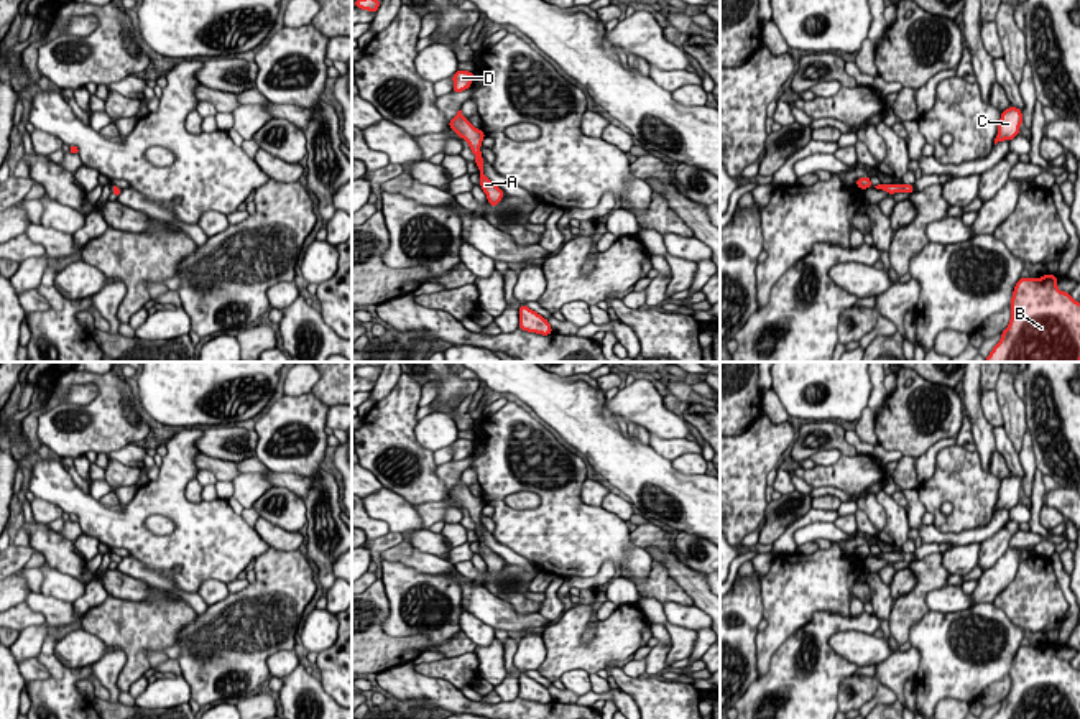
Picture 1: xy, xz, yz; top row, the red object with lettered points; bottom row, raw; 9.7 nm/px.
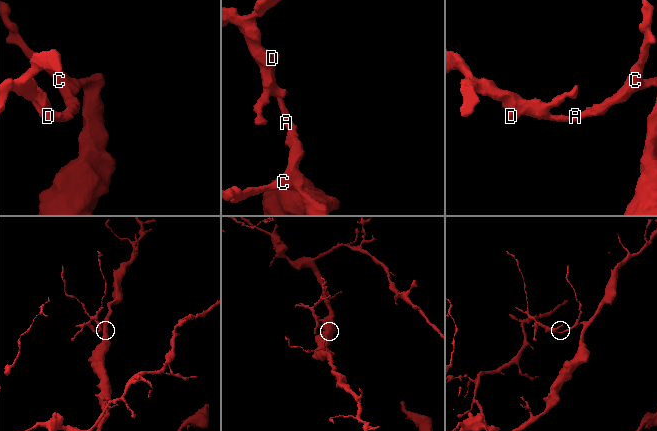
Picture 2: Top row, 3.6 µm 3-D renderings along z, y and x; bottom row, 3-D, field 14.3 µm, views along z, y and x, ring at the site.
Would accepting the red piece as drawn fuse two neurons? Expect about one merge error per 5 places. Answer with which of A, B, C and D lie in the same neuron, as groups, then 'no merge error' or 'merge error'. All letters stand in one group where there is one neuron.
groups A B C D; no merge error

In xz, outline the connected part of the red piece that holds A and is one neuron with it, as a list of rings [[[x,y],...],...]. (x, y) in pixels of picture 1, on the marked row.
[[[459,110],[452,120],[449,120],[449,128],[468,143],[472,153],[475,155],[475,165],[478,166],[480,188],[487,194],[488,204],[496,207],[505,194],[503,189],[493,184],[483,173],[483,156],[480,146],[487,135],[480,128],[475,128],[470,120],[464,117],[462,110]]]

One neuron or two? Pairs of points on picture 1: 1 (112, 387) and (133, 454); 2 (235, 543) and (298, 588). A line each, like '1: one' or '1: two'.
1: two
2: two

